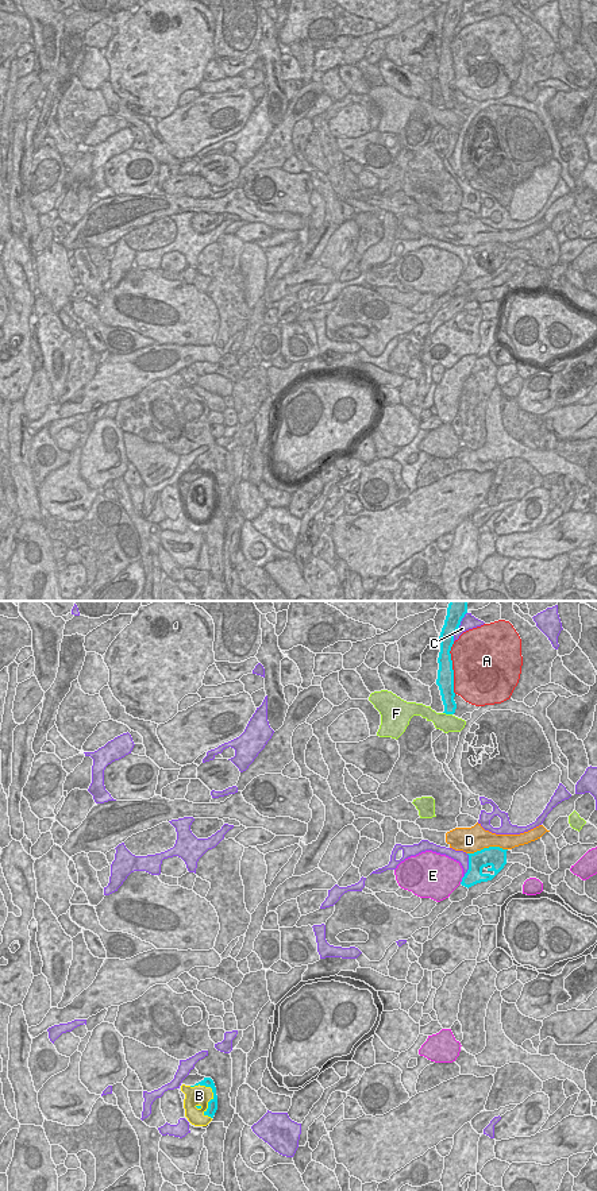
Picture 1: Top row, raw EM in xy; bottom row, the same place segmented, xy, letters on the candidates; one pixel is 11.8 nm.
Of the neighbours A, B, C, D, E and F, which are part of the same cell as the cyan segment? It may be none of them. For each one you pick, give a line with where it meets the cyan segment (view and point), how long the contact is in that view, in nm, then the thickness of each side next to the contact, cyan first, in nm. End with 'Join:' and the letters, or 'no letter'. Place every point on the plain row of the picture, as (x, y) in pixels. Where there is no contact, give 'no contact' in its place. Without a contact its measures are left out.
B: xy (214, 489) | 480 nm | 130/260 nm
Join: B

